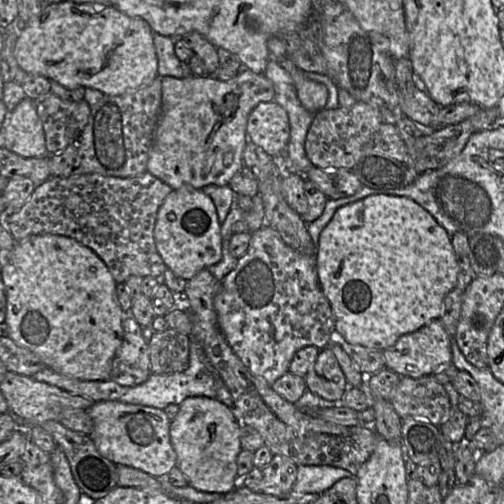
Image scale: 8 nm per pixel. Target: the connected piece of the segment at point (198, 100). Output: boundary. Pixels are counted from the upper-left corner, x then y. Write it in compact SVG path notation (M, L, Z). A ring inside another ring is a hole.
M243 69L234 79L223 82L210 76L193 78L162 77L162 108L149 152L147 172L168 184L173 190L183 185L202 189L208 185L228 185L244 166L243 153L248 142L247 122L251 111L261 102L274 100L274 86L264 74Z

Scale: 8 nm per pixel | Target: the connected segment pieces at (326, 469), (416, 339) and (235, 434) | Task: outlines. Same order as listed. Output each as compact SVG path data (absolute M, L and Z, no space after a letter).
M300 465L297 478L290 493L291 497L302 497L306 494L322 494L338 480L351 476L346 469L329 465Z
M434 319L417 331L402 335L391 348L383 351L386 368L401 377L421 378L432 375L452 364L451 340L440 319Z
M188 397L179 406L175 419L170 424L170 441L177 455L177 467L186 476L189 486L201 492L226 495L241 485L238 483L237 458L242 451L240 425L233 409L215 398Z

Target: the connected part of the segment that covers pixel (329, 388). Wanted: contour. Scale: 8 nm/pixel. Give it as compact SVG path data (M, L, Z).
M329 348L320 350L304 379L307 390L335 402L342 400L349 387L336 357Z

